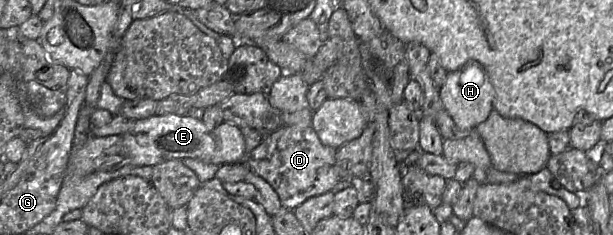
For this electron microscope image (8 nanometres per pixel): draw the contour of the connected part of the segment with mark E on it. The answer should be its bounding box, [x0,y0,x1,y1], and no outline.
[122,114,246,166]

